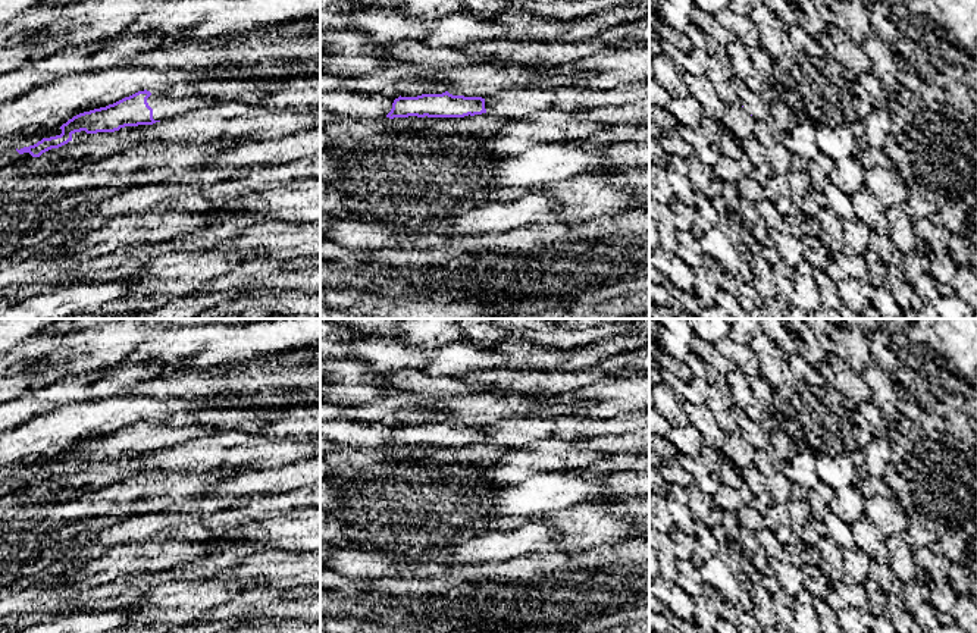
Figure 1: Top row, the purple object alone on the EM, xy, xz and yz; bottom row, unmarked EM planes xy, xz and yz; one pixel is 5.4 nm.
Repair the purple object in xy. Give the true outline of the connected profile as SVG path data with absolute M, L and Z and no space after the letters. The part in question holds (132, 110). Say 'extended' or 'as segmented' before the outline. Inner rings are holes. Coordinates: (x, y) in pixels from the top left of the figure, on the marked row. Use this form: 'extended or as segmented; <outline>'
extended; M138 91L106 107L79 113L60 126L62 134L43 138L34 145L21 150L0 151L0 167L40 157L43 153L59 148L69 141L75 132L87 134L115 132L125 126L153 125L163 119L179 117L190 110L220 104L220 100L206 97L178 97L175 94L151 94Z

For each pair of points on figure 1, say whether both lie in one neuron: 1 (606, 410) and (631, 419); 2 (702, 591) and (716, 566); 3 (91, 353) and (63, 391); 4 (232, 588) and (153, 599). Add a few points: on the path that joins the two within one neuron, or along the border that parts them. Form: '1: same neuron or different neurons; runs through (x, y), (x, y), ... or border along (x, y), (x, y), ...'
1: different neurons; border along (617, 414), (610, 417), (582, 416)
2: different neurons; border along (697, 563), (701, 577), (733, 605)
3: different neurons; border along (113, 363), (80, 373)
4: same neuron; runs through (213, 582), (196, 582), (177, 599), (172, 599)

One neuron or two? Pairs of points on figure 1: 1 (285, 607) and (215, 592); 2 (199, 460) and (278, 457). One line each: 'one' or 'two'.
1: two
2: one

